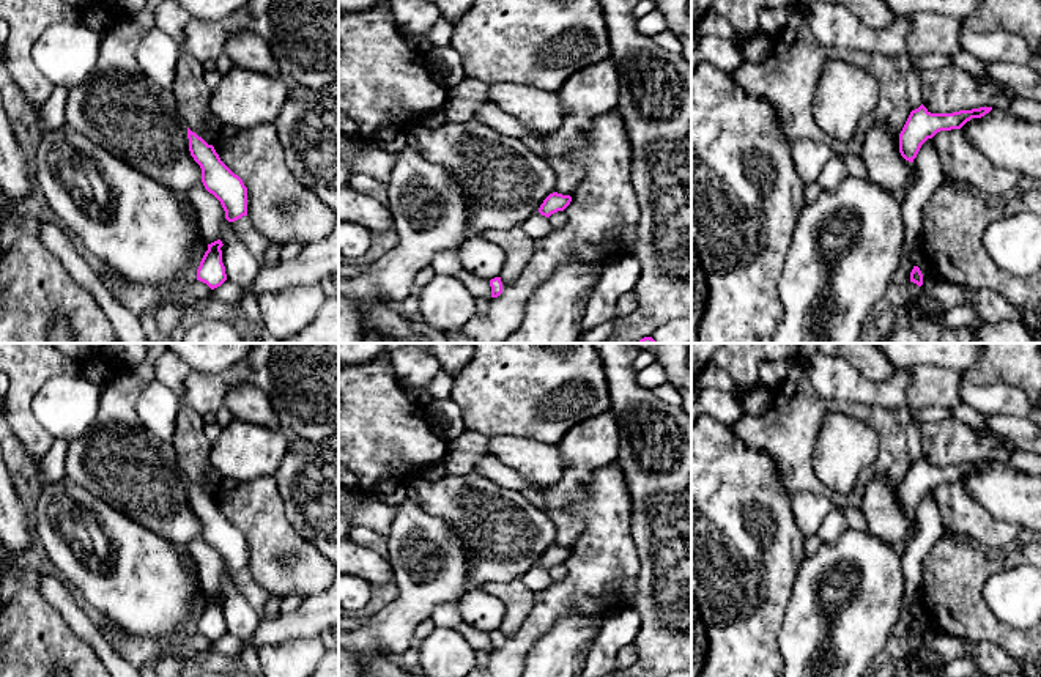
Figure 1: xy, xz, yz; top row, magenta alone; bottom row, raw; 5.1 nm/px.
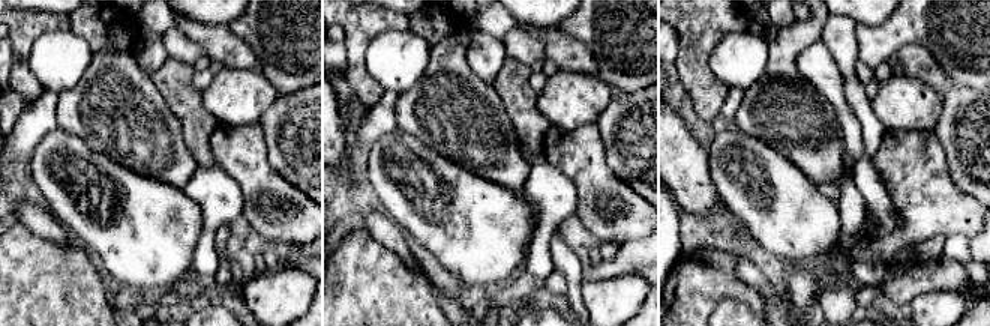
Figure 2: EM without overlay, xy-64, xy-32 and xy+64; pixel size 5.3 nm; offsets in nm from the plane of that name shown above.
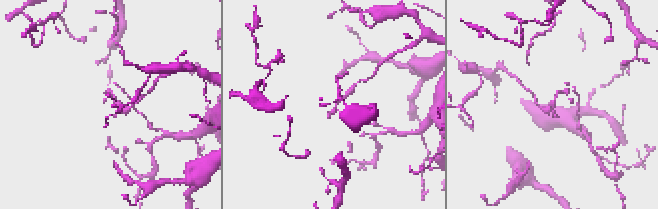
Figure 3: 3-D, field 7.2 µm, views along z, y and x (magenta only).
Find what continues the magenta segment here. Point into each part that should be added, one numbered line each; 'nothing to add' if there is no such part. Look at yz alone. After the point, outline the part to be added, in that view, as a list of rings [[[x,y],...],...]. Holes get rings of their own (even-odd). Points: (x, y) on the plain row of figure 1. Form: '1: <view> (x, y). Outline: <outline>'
nothing to add

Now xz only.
nothing to add

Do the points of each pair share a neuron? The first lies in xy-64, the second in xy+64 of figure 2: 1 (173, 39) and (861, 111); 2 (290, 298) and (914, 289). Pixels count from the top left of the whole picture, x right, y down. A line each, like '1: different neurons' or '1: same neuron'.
1: different neurons
2: different neurons

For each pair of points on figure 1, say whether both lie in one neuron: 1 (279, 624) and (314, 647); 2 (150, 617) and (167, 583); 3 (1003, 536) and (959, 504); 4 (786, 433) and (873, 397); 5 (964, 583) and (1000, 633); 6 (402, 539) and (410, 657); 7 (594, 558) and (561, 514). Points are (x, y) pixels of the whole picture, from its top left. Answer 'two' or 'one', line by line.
1: two
2: one
3: one
4: two
5: one
6: two
7: two

